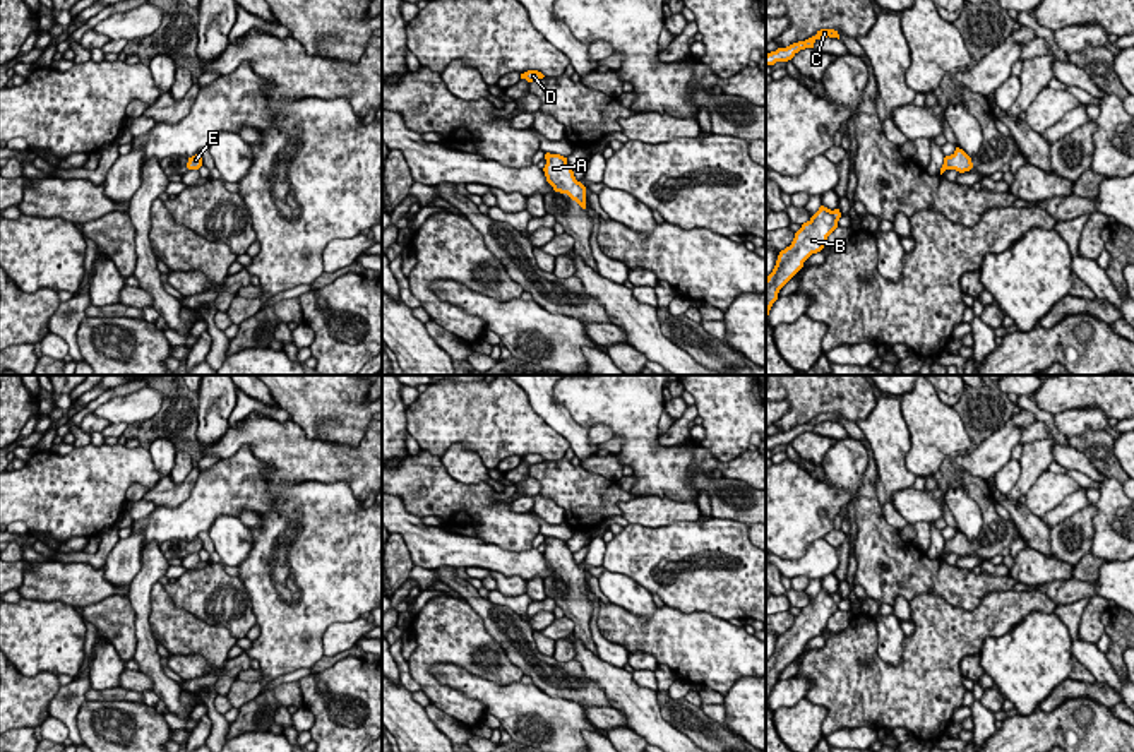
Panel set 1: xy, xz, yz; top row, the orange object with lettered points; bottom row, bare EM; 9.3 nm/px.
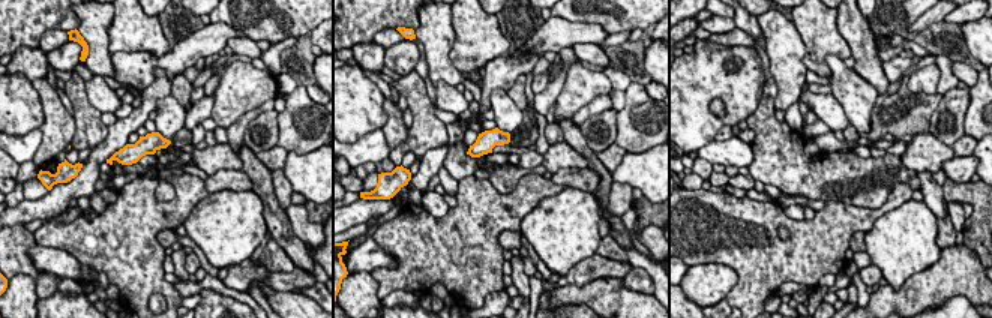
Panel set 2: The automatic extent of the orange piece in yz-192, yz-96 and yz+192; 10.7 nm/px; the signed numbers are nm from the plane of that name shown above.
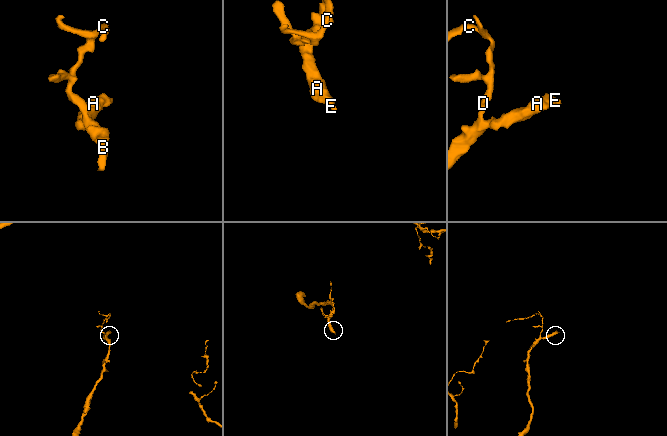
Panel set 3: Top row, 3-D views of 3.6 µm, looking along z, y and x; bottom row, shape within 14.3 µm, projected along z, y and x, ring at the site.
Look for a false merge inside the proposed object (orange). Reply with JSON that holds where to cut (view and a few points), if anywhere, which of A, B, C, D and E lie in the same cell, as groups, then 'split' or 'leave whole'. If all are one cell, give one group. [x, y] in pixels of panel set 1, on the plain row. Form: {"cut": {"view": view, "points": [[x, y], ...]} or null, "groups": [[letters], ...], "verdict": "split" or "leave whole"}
{"cut": null, "groups": [["A", "B", "C", "D", "E"]], "verdict": "leave whole"}

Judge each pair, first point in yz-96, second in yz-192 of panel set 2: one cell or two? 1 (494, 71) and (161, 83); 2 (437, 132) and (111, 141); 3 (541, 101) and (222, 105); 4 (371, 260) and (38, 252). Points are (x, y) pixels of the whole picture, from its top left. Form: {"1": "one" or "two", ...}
{"1": "one", "2": "two", "3": "two", "4": "one"}

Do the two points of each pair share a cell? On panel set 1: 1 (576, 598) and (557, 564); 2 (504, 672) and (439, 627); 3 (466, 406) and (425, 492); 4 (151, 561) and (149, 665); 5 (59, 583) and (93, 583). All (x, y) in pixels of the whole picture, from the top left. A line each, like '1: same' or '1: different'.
1: same
2: same
3: different
4: same
5: same

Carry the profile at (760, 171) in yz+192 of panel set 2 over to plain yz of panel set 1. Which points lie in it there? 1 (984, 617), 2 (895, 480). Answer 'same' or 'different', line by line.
1: different
2: different

